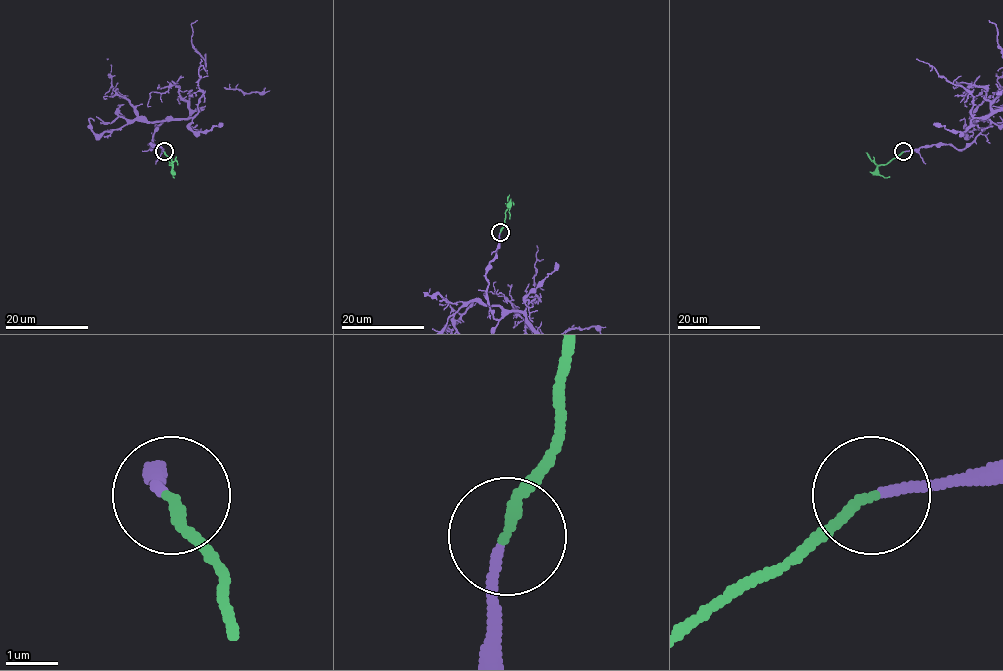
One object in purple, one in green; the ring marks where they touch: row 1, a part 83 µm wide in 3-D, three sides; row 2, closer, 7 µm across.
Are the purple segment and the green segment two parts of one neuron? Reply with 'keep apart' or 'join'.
join

